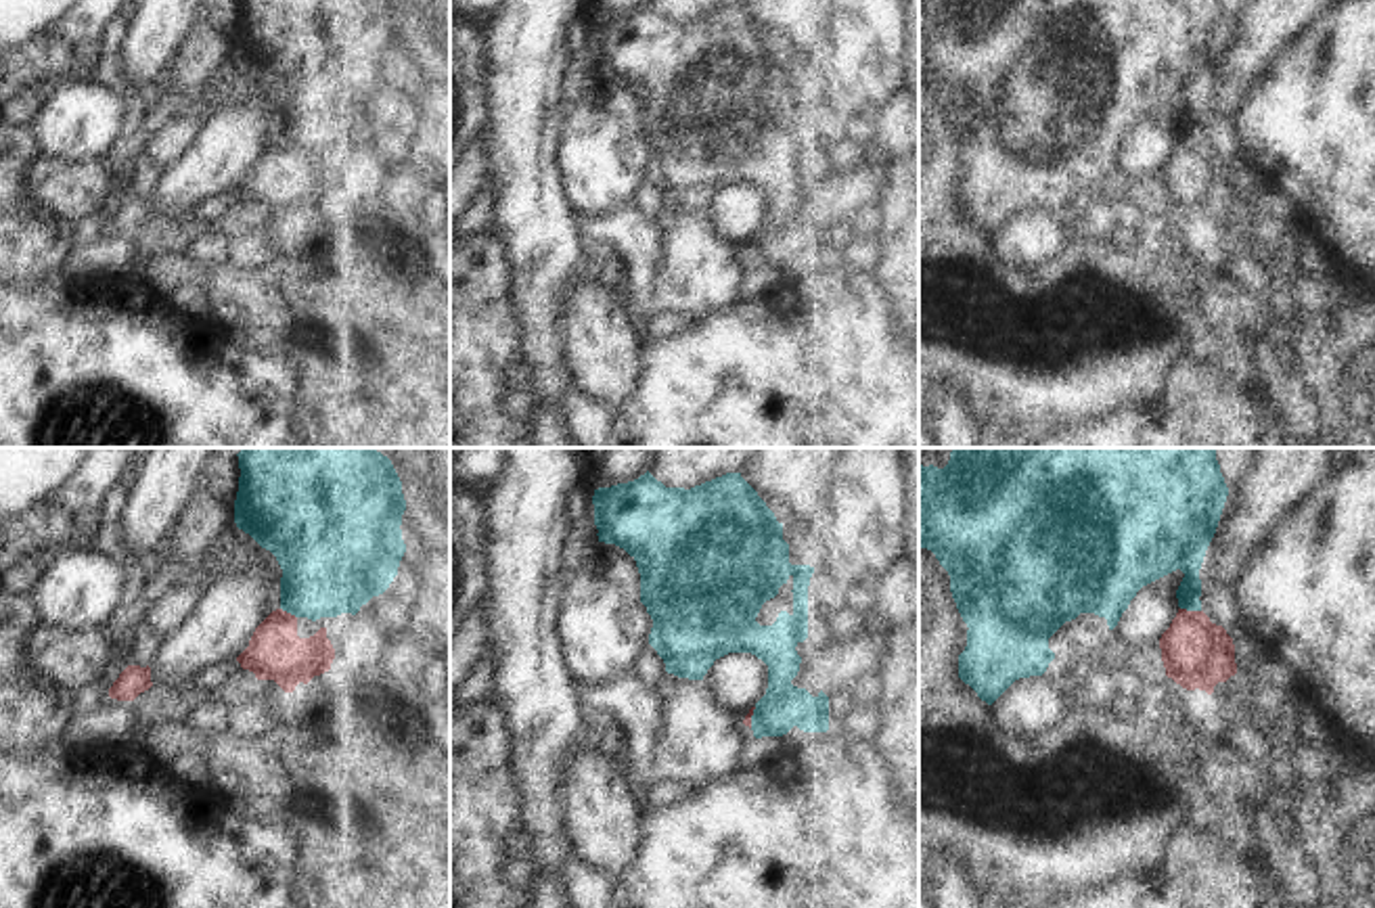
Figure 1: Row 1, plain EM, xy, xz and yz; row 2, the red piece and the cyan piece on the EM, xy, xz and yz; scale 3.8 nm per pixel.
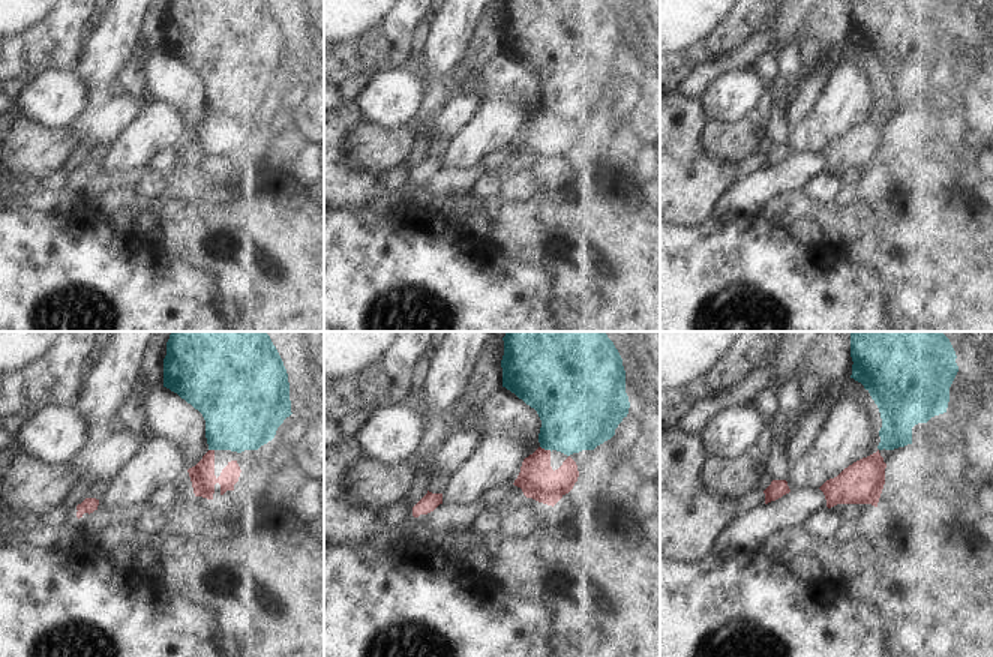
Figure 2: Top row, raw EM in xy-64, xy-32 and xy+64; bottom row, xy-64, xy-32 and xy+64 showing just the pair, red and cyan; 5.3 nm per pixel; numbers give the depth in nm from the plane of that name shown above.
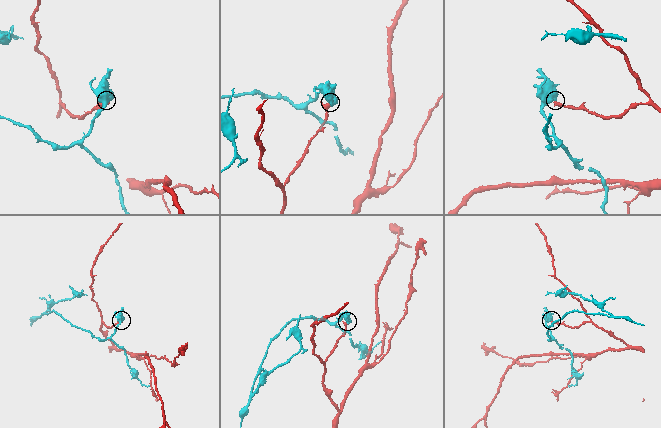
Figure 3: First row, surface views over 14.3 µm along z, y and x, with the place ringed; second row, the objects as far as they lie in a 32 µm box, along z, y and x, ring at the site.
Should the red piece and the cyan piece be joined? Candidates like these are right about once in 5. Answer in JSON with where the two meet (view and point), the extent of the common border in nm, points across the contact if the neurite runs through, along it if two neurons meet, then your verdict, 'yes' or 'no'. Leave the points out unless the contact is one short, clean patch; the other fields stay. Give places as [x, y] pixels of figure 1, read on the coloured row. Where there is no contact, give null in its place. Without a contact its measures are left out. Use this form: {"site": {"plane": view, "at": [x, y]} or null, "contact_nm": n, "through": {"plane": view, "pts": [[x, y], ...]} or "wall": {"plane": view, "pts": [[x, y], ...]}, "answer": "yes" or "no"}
{"site": {"plane": "yz", "at": [1191, 611]}, "contact_nm": 80, "wall": {"plane": "yz", "pts": [[1181, 607], [1200, 611]]}, "answer": "no"}

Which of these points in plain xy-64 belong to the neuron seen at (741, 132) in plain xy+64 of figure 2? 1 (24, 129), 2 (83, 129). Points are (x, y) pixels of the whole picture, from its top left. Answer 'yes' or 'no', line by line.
1: yes
2: no

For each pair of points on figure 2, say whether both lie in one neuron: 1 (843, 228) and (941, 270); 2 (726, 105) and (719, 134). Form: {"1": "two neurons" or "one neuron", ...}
{"1": "one neuron", "2": "two neurons"}

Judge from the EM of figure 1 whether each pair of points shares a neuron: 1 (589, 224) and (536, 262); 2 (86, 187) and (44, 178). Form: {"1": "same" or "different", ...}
{"1": "different", "2": "same"}

